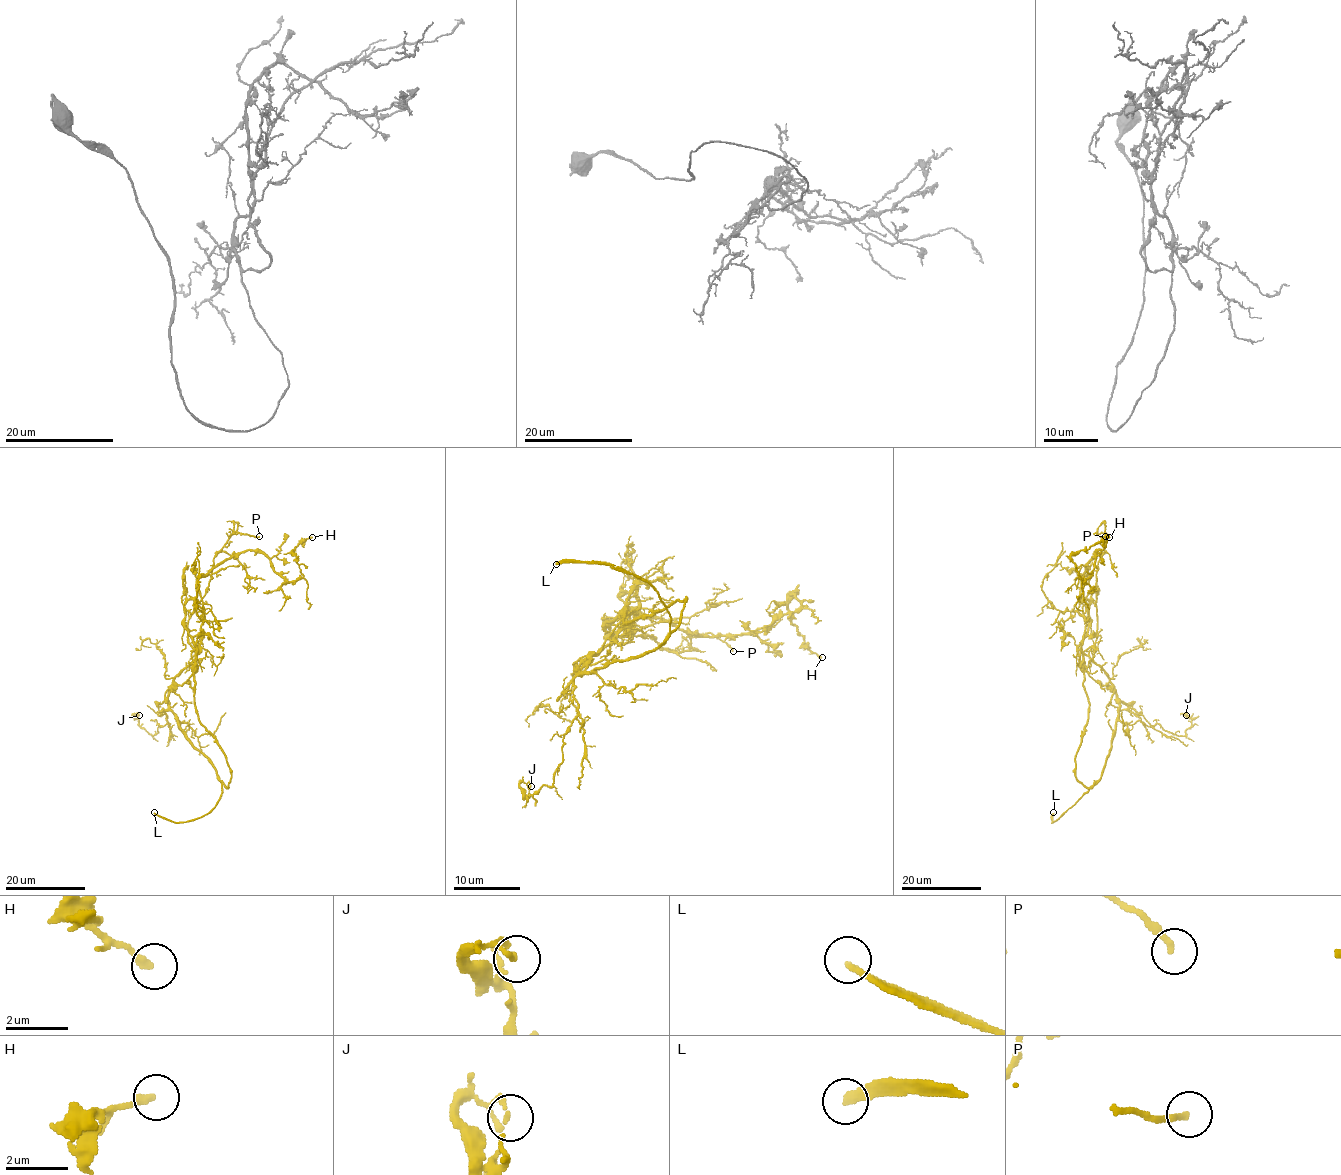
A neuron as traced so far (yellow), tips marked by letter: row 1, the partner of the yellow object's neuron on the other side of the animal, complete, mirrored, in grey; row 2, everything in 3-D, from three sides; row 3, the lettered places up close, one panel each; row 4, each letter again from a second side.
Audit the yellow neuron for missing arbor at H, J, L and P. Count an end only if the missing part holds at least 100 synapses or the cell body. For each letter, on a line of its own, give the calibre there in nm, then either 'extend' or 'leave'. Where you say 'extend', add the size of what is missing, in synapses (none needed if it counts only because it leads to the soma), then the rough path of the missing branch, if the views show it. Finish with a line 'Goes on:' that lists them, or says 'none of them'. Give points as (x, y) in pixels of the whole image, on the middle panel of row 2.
H: 240 nm | leave
J: 200 nm | leave
L: 240 nm | extend
P: 200 nm | leave
Goes on: L

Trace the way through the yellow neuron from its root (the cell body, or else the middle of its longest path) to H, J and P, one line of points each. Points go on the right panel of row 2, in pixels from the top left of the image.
H: (1081, 644), (1087, 617), (1080, 594), (1081, 577), (1096, 550), (1095, 568), (1084, 581), (1070, 557), (1109, 537)
J: (1081, 644), (1109, 678), (1121, 710), (1179, 736), (1191, 726), (1186, 715)
P: (1081, 644), (1087, 654), (1097, 635), (1096, 570), (1106, 537), (1097, 530), (1094, 534), (1105, 536)

